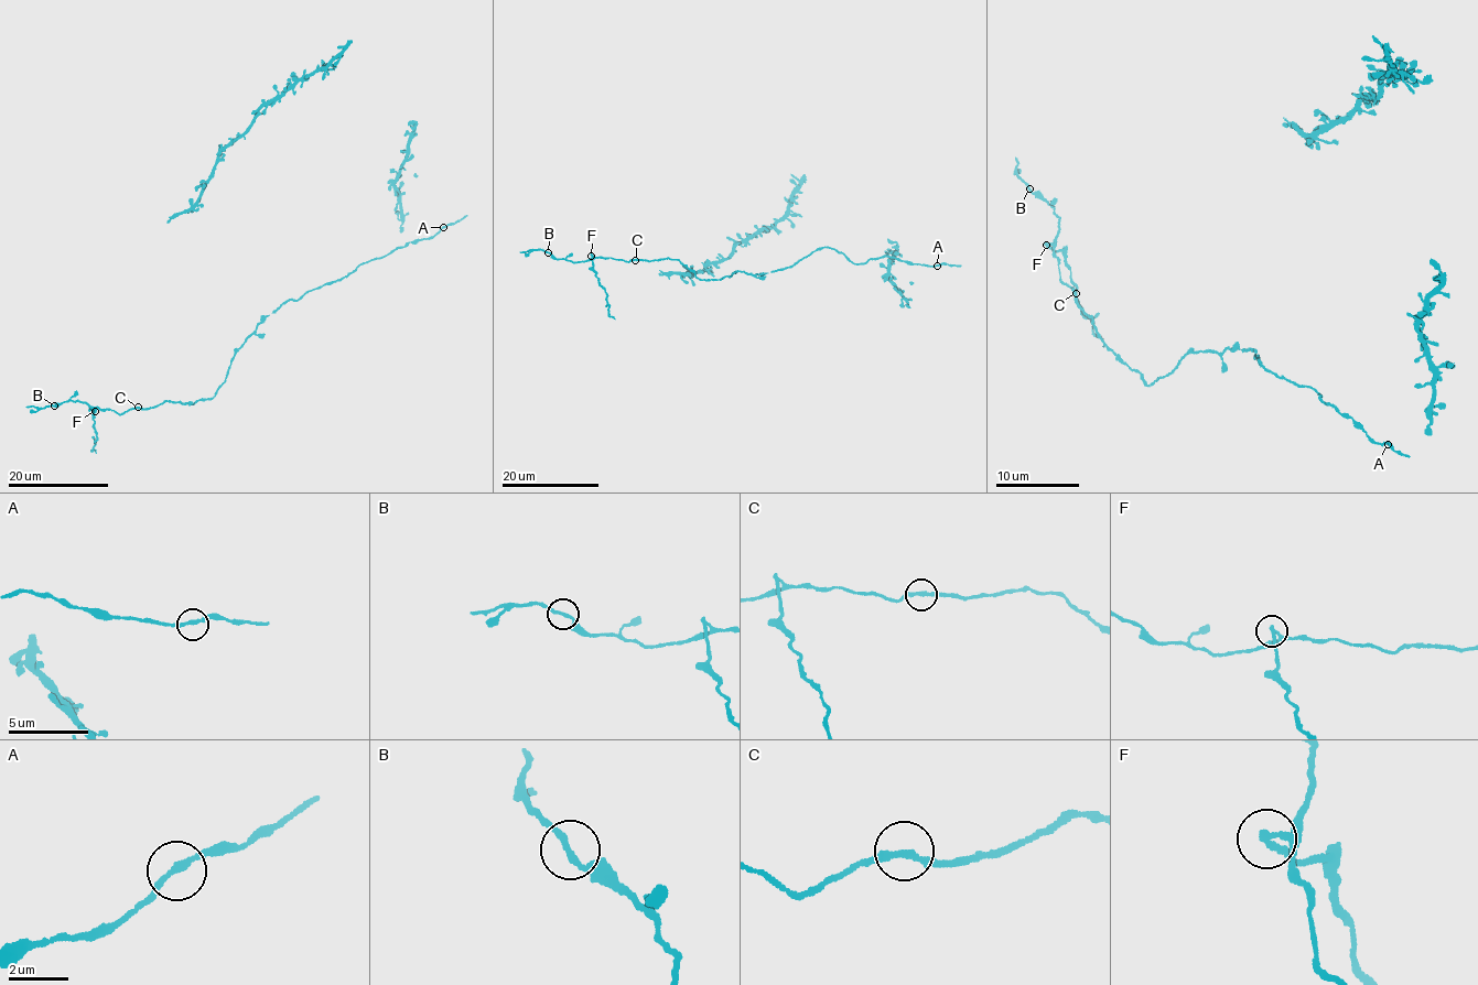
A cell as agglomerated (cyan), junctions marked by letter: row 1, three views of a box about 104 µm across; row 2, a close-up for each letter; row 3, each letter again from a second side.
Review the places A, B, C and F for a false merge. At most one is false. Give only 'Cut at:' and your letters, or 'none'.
Cut at: F

